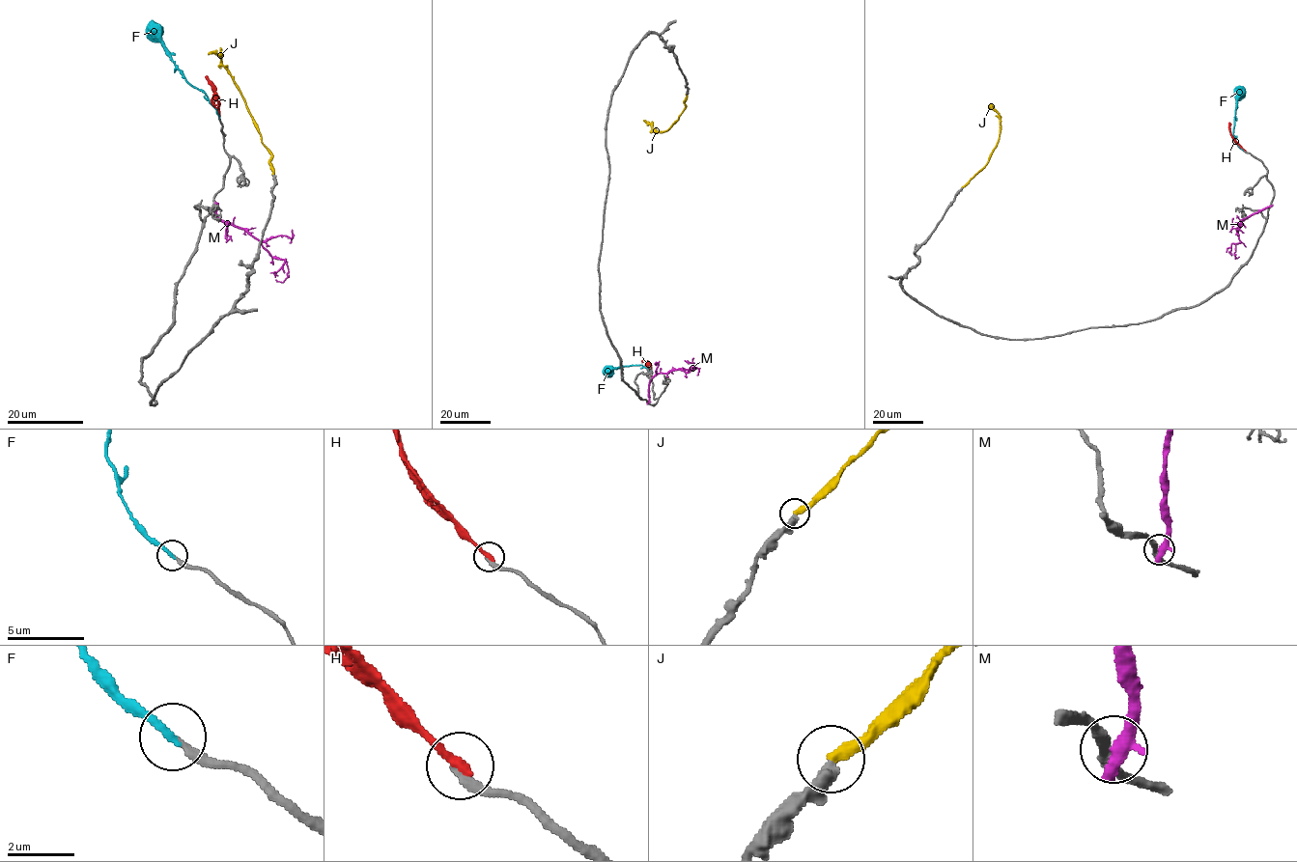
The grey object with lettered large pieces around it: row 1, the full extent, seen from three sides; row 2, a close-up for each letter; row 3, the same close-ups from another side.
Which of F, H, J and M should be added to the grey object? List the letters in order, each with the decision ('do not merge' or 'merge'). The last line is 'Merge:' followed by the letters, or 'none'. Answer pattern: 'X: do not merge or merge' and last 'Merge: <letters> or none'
F: merge
H: do not merge
J: do not merge
M: do not merge
Merge: F

